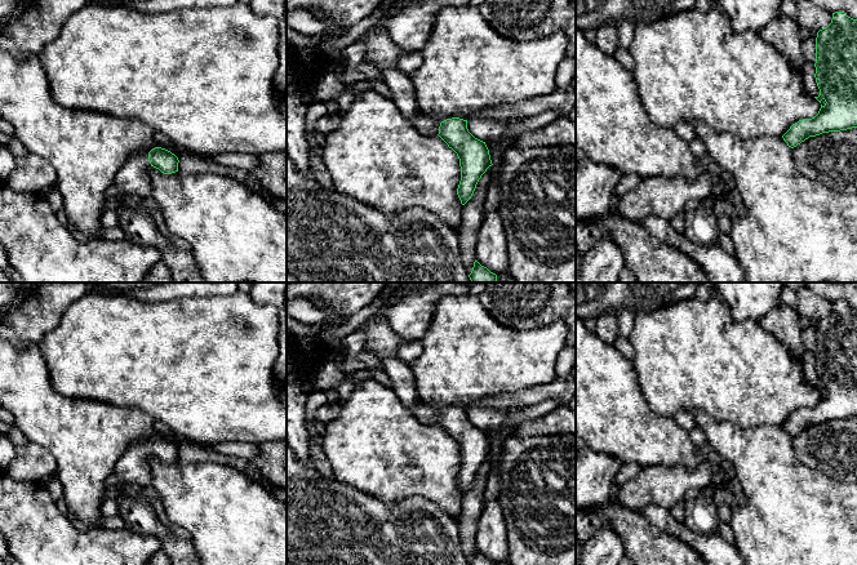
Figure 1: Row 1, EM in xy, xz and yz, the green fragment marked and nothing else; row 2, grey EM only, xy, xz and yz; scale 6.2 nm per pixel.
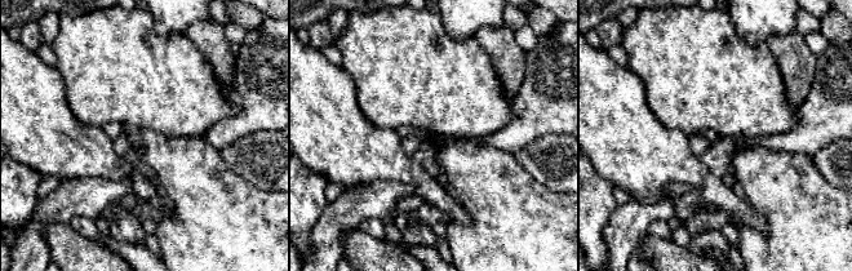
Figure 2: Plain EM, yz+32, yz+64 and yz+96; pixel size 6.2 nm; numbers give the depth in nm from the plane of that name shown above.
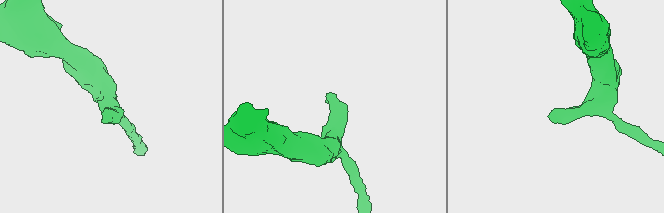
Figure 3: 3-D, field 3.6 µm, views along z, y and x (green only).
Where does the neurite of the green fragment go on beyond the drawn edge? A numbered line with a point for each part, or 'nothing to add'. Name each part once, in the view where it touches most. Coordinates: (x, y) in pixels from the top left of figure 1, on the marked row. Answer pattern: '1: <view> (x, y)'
1: xy (132, 178)

